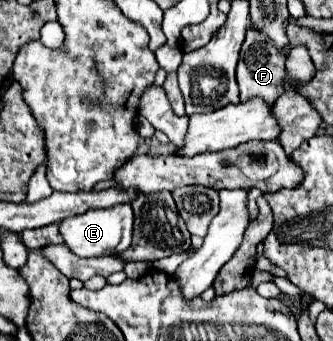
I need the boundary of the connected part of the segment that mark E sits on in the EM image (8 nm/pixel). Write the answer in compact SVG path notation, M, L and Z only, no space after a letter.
M115 204L109 208L91 208L83 214L69 216L61 220L59 226L65 244L81 258L95 258L95 256L109 256L117 254L119 244L123 242L129 246L131 242L131 230L133 230L133 210L129 204Z

